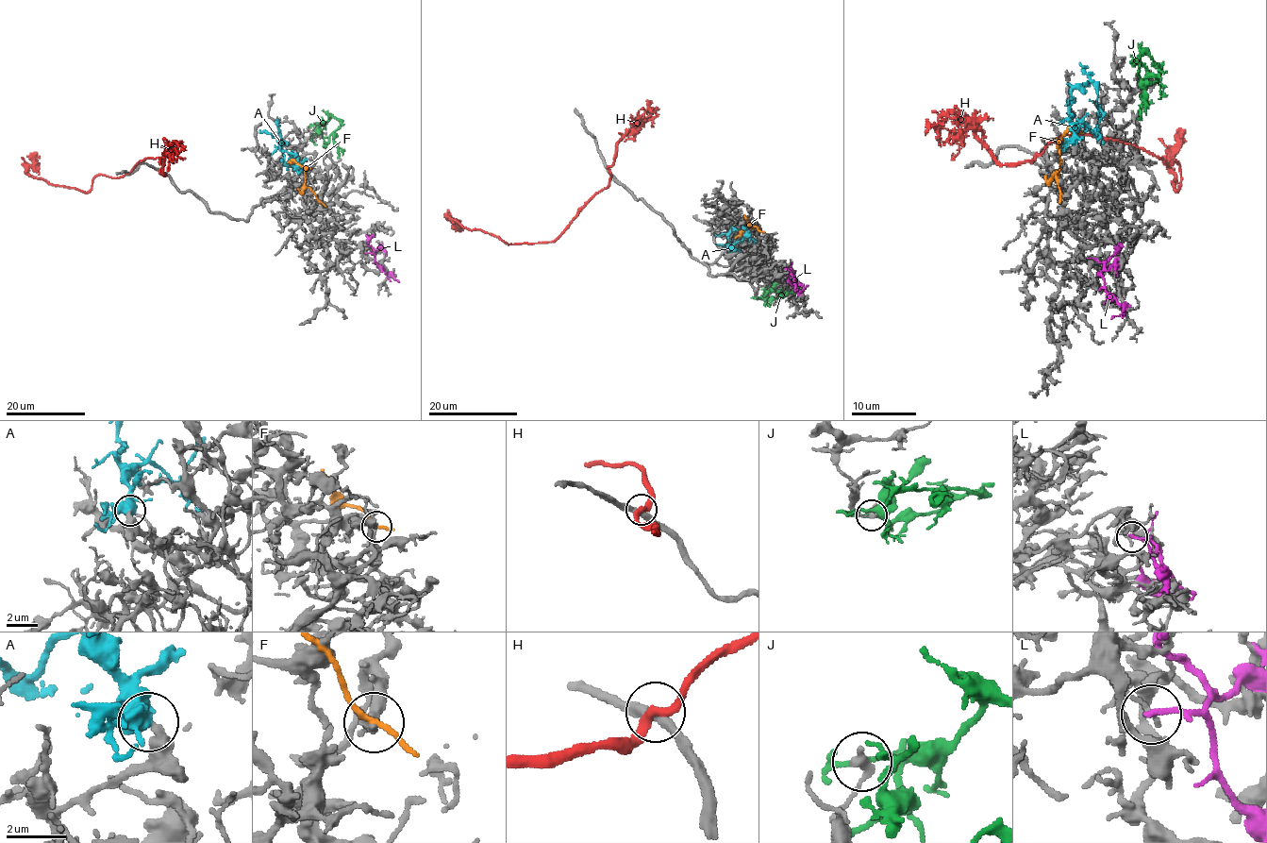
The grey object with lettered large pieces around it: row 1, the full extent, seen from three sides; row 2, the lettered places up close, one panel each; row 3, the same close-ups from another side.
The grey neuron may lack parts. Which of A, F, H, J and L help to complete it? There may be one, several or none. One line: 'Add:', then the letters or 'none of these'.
Add: A

